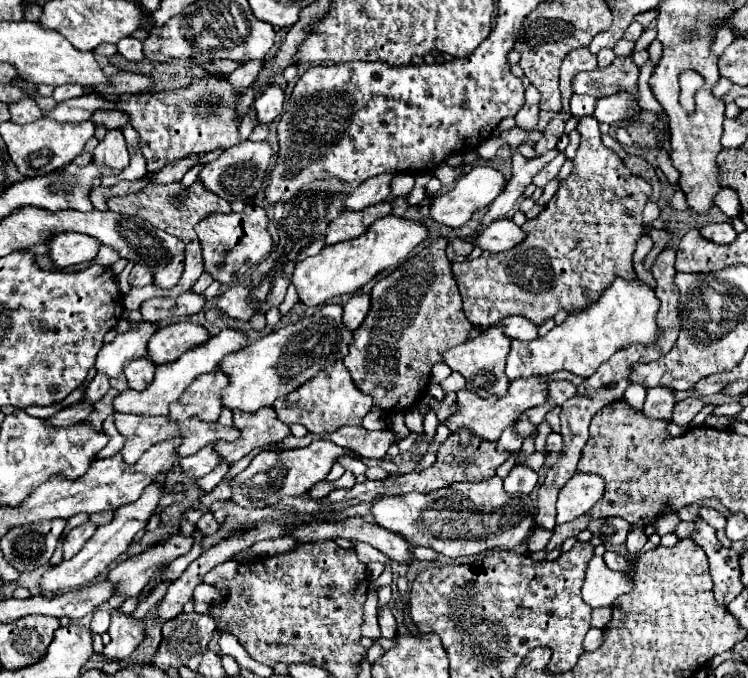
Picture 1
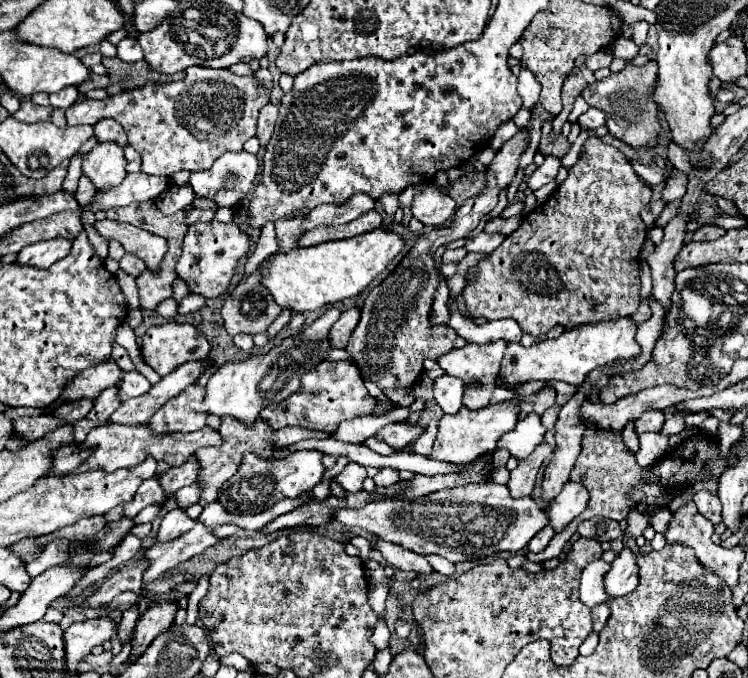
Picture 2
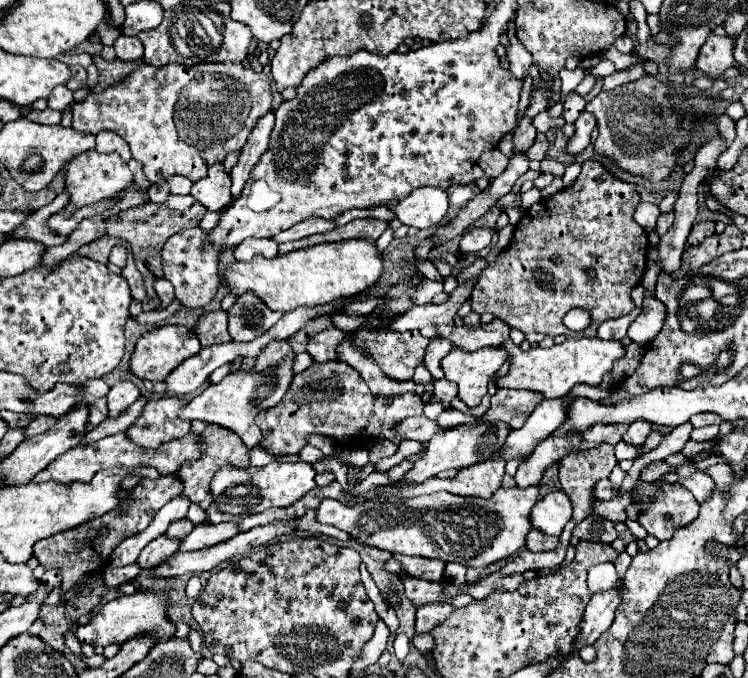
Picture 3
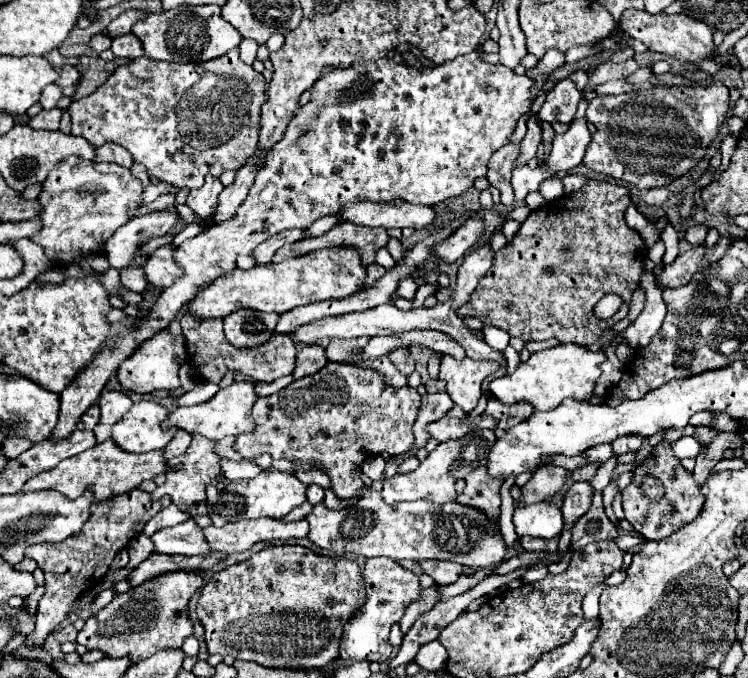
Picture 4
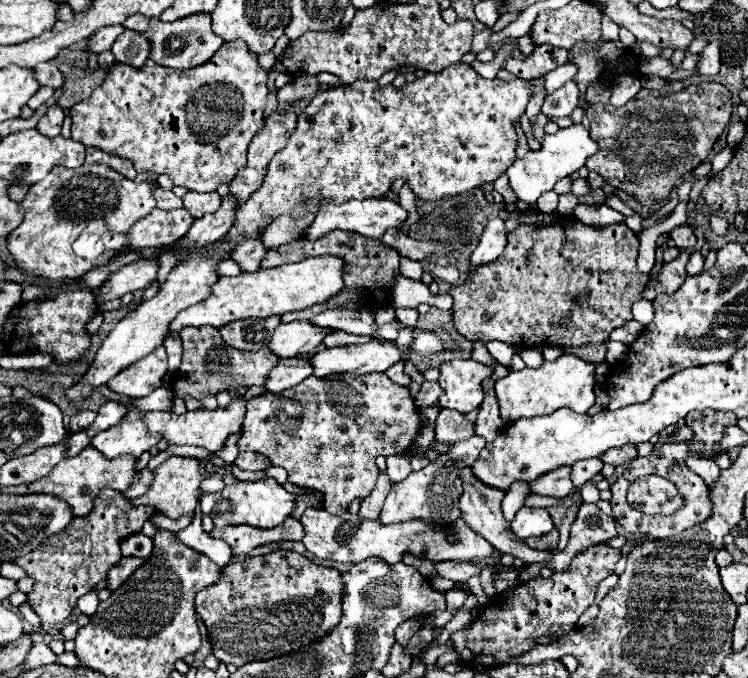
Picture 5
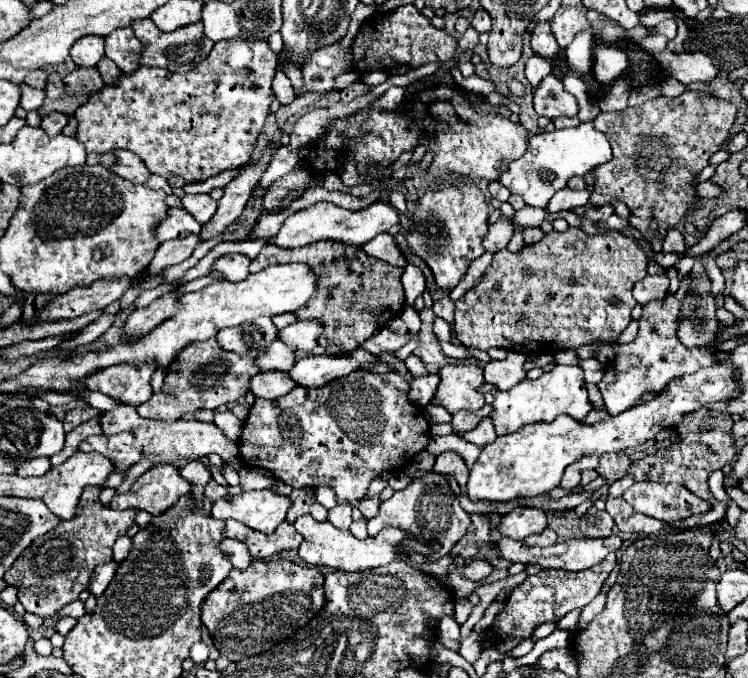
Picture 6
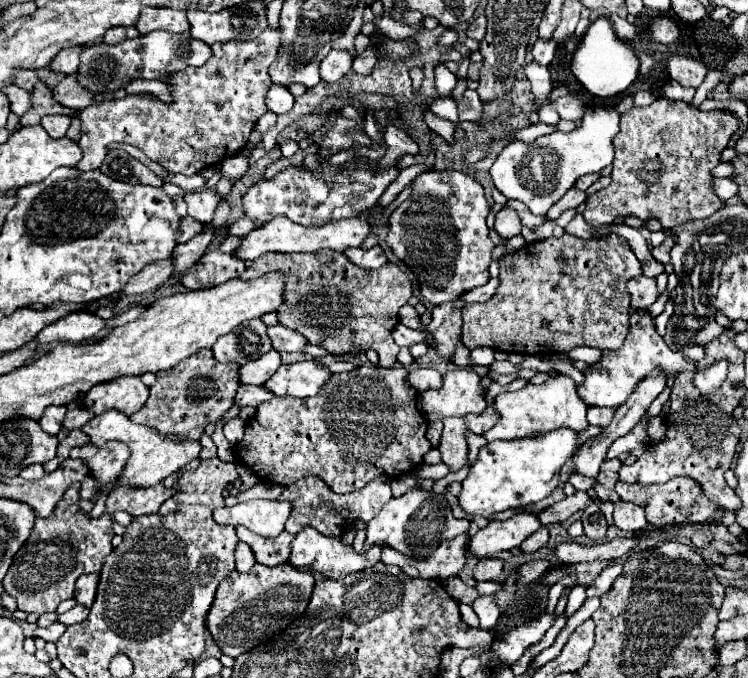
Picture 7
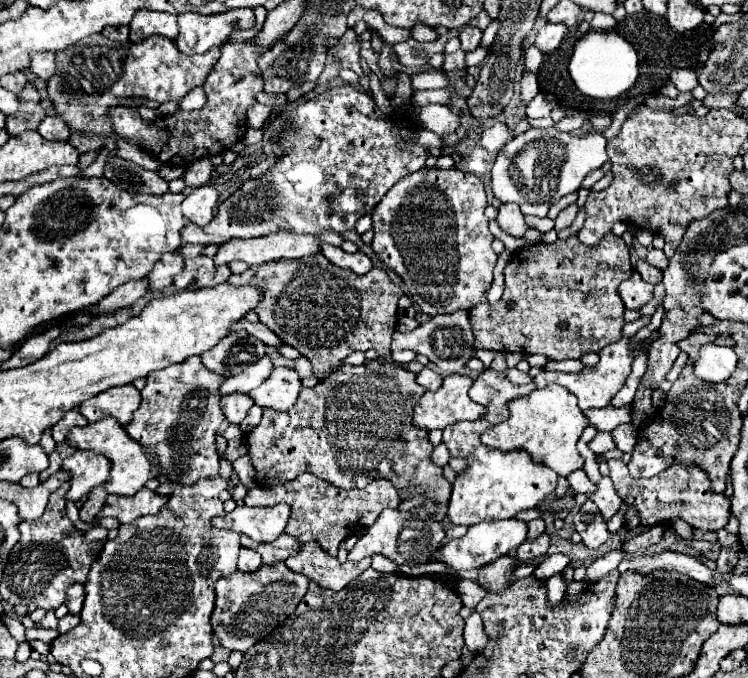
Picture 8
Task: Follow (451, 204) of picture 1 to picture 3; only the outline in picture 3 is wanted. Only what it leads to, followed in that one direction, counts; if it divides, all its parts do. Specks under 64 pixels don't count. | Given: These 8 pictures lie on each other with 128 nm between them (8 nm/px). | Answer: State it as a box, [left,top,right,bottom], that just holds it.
[392,186,448,230]

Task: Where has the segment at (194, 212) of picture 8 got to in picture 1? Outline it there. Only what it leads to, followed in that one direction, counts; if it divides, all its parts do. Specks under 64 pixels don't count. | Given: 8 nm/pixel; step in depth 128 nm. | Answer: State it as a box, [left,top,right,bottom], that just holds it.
[198,140,272,202]

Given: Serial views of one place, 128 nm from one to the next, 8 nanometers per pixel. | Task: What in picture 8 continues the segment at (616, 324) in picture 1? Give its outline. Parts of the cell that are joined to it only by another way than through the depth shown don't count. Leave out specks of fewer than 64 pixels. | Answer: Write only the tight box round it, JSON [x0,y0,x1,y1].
[482,384,588,476]

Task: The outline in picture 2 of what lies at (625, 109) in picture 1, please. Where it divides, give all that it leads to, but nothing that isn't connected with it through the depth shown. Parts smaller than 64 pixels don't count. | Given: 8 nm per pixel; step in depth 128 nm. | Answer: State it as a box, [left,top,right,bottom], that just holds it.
[578,108,604,130]

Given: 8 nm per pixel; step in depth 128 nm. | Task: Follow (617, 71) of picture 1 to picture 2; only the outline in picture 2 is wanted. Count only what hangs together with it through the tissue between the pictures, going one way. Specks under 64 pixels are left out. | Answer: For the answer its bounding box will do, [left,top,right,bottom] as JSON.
[582,62,662,150]

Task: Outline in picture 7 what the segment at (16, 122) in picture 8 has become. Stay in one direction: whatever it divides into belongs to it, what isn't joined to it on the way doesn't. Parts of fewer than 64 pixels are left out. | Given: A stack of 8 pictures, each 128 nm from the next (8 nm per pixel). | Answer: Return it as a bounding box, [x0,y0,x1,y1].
[20,82,76,126]

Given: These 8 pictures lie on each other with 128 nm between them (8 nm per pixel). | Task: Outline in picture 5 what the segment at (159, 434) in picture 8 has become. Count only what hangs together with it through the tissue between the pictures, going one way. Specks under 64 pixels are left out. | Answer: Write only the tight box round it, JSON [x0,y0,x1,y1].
[170,328,278,411]

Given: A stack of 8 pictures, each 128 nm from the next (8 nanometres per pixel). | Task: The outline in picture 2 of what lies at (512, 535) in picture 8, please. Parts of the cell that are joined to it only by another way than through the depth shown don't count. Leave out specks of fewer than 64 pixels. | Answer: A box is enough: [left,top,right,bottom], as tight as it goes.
[548,482,588,532]

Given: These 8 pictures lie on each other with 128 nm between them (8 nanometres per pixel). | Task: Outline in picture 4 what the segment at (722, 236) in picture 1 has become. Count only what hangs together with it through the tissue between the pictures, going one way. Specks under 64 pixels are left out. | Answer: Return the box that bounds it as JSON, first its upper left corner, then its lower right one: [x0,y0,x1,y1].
[684,224,708,246]

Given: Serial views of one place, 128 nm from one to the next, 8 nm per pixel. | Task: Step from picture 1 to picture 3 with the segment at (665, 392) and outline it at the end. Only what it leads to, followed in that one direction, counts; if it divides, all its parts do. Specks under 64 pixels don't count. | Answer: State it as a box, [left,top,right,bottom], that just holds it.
[622,420,652,446]

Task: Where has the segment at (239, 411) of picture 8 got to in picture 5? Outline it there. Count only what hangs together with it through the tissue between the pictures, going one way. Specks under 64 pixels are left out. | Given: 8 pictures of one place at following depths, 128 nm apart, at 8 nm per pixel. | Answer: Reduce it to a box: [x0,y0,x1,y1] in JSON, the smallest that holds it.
[264,358,312,394]

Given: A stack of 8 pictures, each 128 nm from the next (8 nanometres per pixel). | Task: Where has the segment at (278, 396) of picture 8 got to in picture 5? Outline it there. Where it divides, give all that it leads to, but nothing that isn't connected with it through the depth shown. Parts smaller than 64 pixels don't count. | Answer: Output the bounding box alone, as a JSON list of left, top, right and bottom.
[310,340,400,378]

